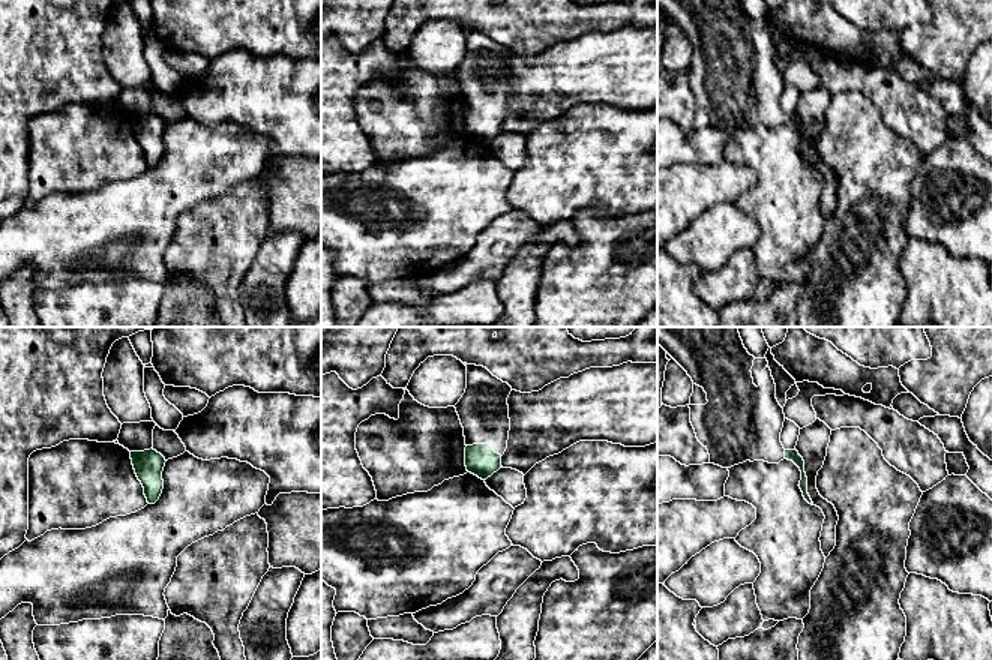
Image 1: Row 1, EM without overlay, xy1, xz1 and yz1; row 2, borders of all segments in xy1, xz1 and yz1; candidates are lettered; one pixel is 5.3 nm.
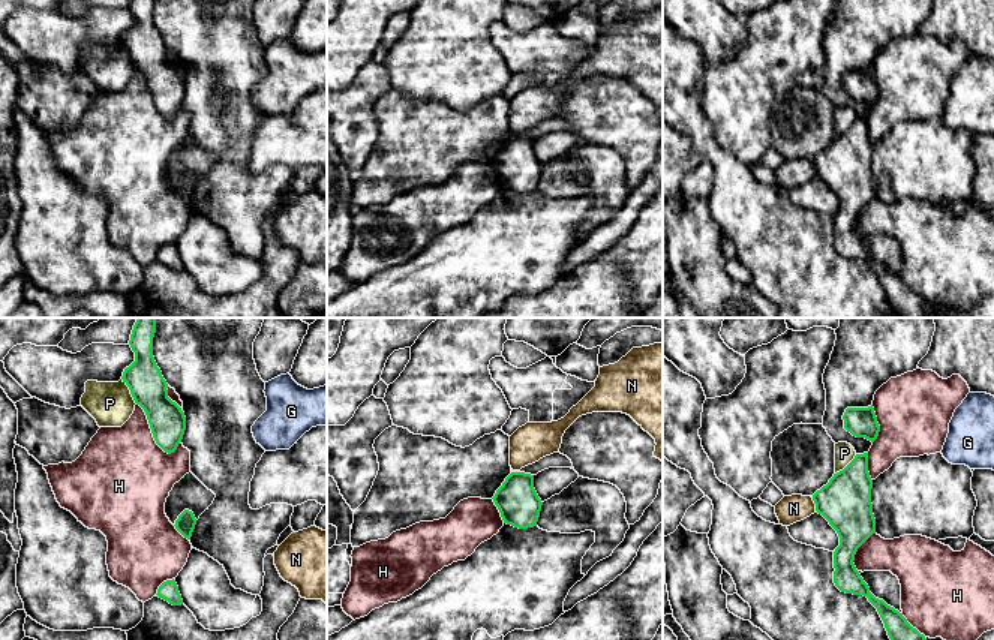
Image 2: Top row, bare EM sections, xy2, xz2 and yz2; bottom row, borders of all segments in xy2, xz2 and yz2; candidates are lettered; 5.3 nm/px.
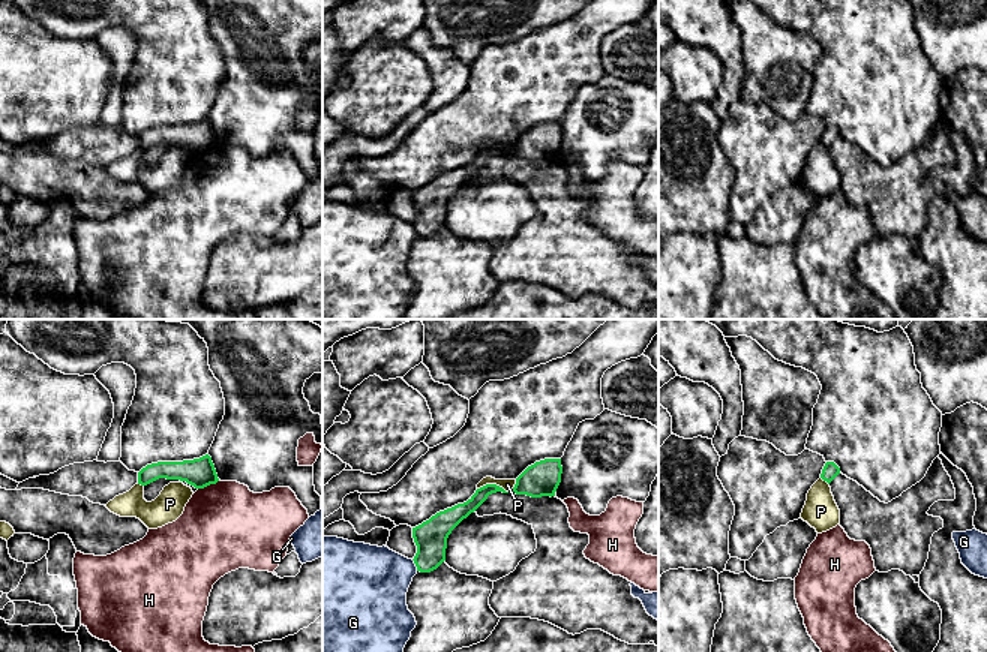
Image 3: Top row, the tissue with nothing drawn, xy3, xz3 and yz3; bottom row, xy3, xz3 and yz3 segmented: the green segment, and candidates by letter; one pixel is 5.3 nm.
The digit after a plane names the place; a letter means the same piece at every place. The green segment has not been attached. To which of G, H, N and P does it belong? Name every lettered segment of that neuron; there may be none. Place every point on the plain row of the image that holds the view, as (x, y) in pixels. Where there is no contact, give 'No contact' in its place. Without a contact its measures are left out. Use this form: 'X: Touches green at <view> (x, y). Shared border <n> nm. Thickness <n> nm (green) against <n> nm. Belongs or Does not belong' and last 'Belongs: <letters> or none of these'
G: Touches green at xz3 (416, 230). Shared border 70 nm. Thickness 180 nm (green) against 380 nm. Does not belong
H: Touches green at xy2 (152, 96). Shared border 340 nm. Thickness 200 nm (green) against 440 nm. Does not belong
N: Touches green at yz2 (814, 167). Shared border 80 nm. Thickness 280 nm (green) against 150 nm. Does not belong
P: Touches green at xz3 (498, 150). Shared border 220 nm. Thickness 190 nm (green) against 60 nm. Does not belong
Belongs: none of these

